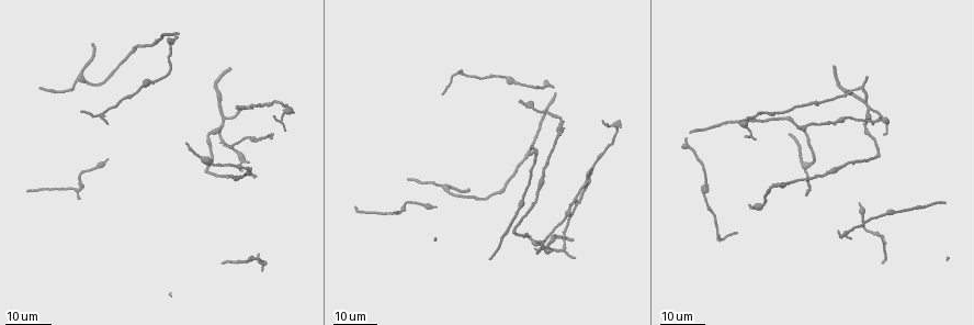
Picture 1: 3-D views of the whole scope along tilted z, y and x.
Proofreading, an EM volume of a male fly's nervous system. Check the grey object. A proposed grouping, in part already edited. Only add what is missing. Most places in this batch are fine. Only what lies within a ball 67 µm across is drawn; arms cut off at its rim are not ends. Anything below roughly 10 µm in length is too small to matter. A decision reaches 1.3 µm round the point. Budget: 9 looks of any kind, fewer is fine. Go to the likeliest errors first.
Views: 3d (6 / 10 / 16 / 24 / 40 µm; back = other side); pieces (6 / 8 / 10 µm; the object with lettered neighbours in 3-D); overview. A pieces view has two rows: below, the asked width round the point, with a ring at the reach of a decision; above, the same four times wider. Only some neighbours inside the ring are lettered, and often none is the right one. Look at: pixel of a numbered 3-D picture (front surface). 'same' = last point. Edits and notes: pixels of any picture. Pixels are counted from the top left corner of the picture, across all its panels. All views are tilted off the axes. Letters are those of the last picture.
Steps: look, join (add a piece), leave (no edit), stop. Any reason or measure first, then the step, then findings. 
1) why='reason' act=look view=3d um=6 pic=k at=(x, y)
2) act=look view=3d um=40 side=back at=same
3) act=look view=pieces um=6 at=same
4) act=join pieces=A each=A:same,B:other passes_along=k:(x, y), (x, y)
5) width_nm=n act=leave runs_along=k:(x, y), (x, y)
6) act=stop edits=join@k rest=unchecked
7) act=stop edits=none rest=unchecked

why='an open end' act=look view=3d um=16 pic=1 at=(273, 133)

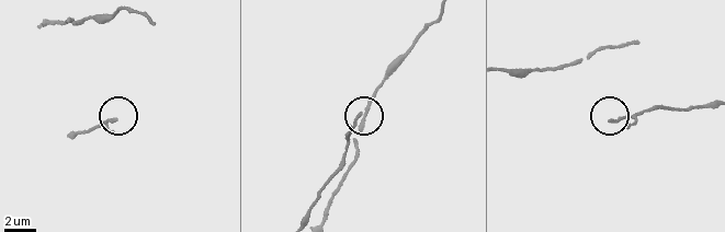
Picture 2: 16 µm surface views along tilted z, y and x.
act=look view=3d um=10 pic=2 at=(358, 116)

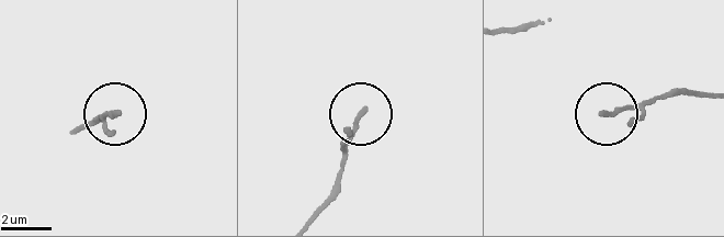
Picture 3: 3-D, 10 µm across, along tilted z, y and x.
act=look view=pieces um=6 pic=3 at=(115, 113)

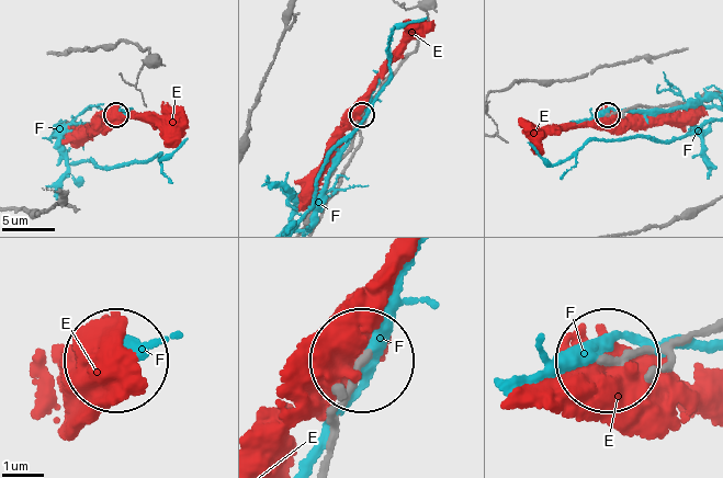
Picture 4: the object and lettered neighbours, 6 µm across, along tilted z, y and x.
width_nm=130 act=leave each=E:other,F:other runs_along=4:(699, 332), (608, 363) found='none of them fits'

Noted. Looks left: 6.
act=look view=3d um=24 pic=1 at=(443, 94)

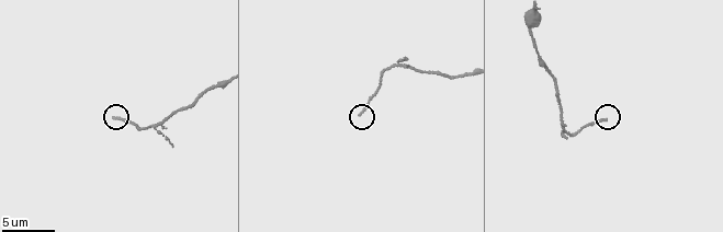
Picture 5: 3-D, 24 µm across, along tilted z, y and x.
why='zoom in' act=look view=3d um=10 pic=5 at=(362, 114)

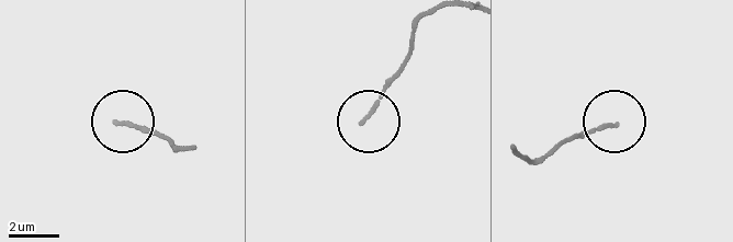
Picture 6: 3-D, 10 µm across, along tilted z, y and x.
act=look view=pieces um=10 pic=6 at=(364, 122)

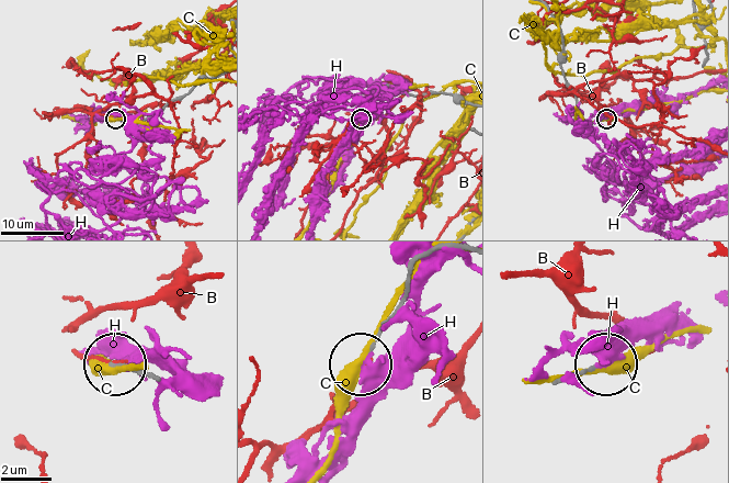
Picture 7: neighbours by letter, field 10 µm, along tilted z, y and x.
width_nm=120 act=leave each=B:other,C:other,H:other runs_along=7:(416, 262), (364, 360) found='no lettered piece goes on from it'

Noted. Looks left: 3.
why='tapers out' act=look view=3d um=24 pic=1 at=(563, 128)

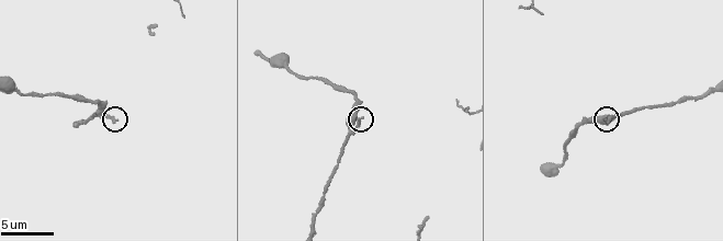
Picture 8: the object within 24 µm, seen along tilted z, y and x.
act=look view=pieces um=8 pic=8 at=(360, 120)

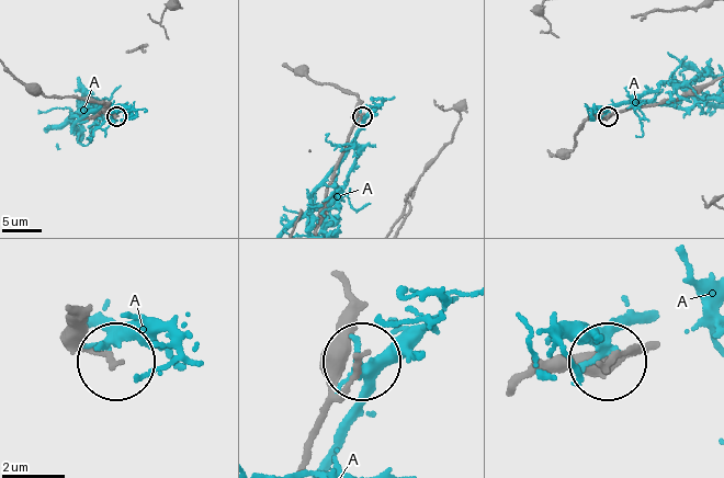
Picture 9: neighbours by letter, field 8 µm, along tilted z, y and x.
act=leave each=A:other runs_along=9:(302, 462), (360, 361) found='none of them fits'

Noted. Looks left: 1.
act=stop edits=none rest=unchecked

